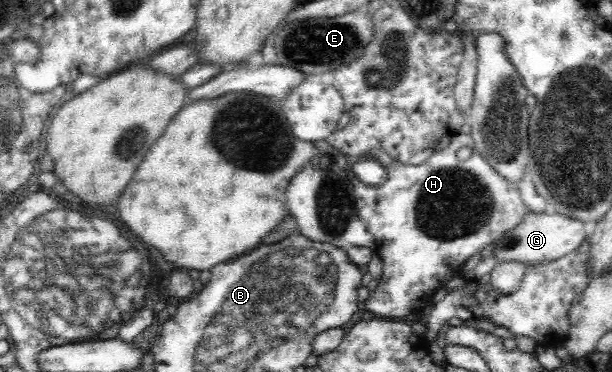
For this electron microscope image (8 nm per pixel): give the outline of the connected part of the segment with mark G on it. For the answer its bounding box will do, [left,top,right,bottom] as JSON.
[485,211,586,267]

